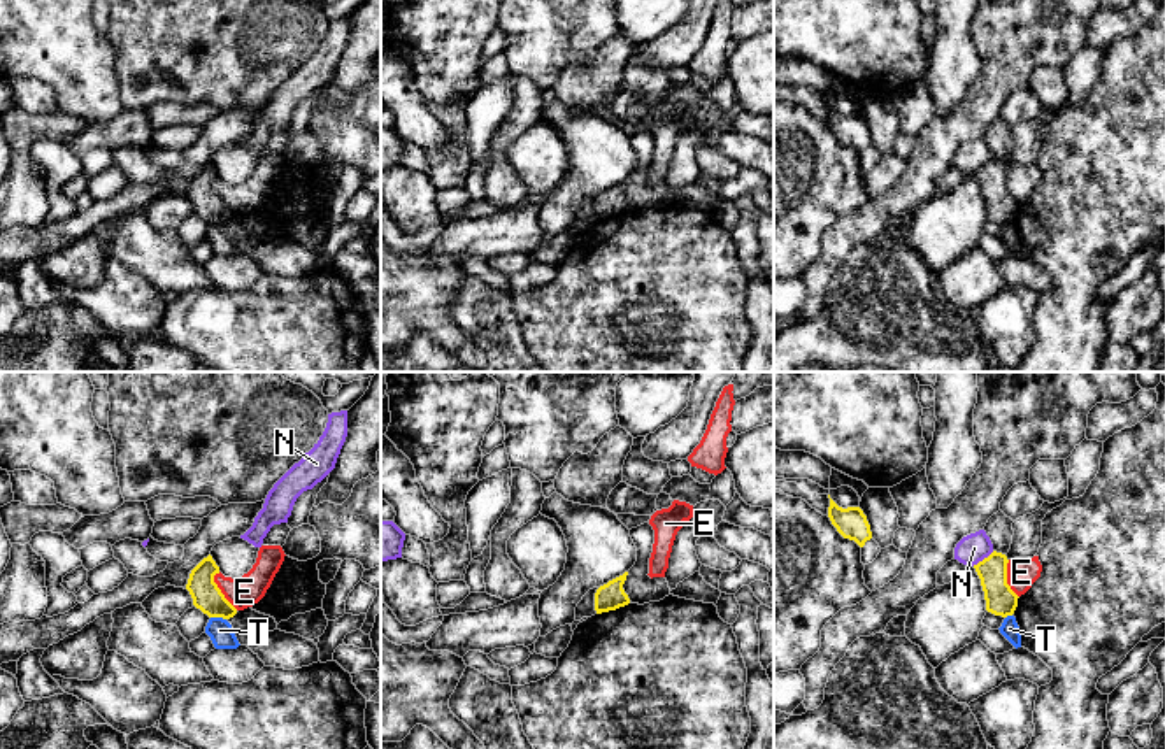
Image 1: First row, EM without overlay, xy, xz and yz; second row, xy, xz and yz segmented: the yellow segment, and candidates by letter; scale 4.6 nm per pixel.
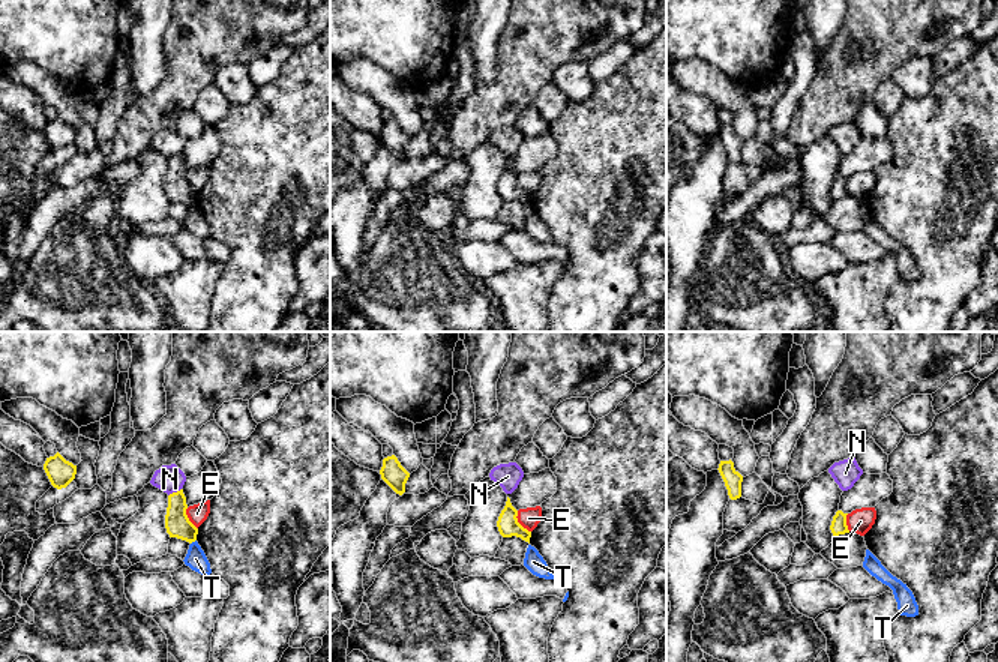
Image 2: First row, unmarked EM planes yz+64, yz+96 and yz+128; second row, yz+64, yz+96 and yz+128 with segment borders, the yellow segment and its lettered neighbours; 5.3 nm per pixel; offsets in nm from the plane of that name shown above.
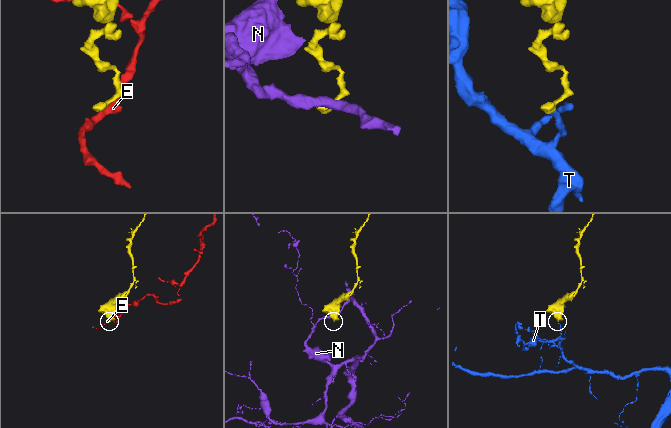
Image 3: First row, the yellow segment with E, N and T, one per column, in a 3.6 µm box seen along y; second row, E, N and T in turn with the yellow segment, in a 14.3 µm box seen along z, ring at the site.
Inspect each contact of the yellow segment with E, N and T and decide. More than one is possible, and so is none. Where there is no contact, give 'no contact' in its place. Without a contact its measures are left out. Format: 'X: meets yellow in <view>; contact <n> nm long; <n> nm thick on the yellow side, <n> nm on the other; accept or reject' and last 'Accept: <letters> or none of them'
E: meets yellow in xy; contact 200 nm long; 140 nm thick on the yellow side, 150 nm on the other; reject
N: meets yellow in yz; contact 120 nm long; 140 nm thick on the yellow side, 140 nm on the other; reject
T: meets yellow in xy; contact 70 nm long; 140 nm thick on the yellow side, 110 nm on the other; reject
Accept: none of them

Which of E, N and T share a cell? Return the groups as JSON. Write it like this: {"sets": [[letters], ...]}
{"sets": [["E"], ["N"], ["T"]]}

